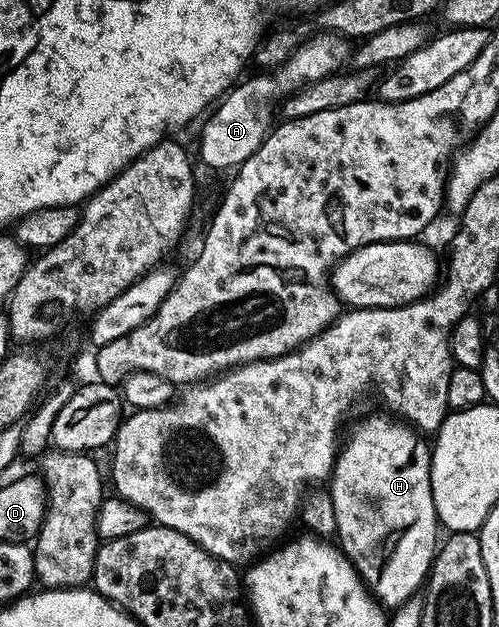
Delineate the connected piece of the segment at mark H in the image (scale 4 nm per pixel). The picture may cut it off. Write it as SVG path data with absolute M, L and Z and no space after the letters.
M383 414L368 415L353 425L349 435L347 432L326 490L334 501L335 538L340 550L364 580L368 594L381 607L395 609L425 586L438 550L438 520L431 495L432 453L429 444L424 444L425 436L415 426L407 427L396 420L399 418Z

